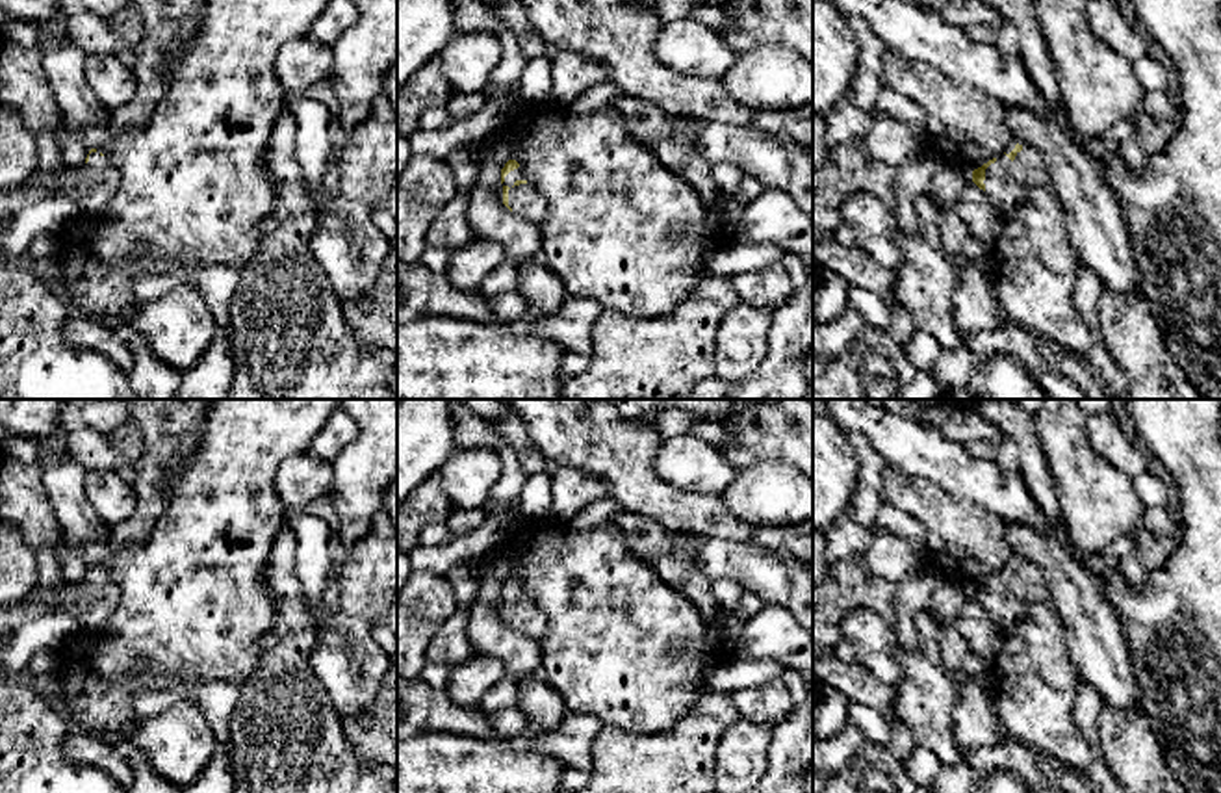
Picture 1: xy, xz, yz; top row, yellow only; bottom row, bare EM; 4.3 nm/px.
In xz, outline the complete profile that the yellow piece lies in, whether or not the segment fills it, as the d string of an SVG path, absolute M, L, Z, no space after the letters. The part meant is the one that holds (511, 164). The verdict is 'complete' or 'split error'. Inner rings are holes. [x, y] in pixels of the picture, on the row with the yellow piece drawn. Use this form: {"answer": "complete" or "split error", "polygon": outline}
{"answer": "split error", "polygon": "M508 160L501 169L501 195L510 212L531 223L542 225L547 215L546 199L527 182L516 160Z"}

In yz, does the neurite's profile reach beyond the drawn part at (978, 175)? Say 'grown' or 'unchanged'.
grown

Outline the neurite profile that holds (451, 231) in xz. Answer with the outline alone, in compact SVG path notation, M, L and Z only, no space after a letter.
M456 193L434 217L427 232L427 245L442 247L453 253L466 247L468 243L477 241L466 217L468 204L469 199Z

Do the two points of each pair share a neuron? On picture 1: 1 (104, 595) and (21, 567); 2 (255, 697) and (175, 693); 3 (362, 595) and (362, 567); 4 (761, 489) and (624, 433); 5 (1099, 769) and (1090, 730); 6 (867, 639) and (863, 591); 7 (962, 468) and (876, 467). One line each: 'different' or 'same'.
1: different
2: different
3: same
4: different
5: same
6: different
7: different

